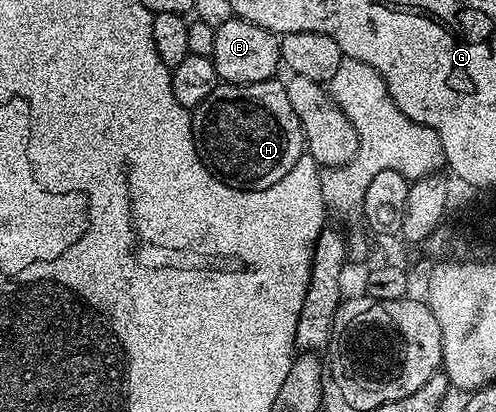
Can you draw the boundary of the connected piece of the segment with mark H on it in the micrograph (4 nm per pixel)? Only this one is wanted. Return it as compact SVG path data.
M278 78L251 84L219 83L193 109L190 125L203 164L236 188L272 186L304 155L302 123L292 110L285 83Z

